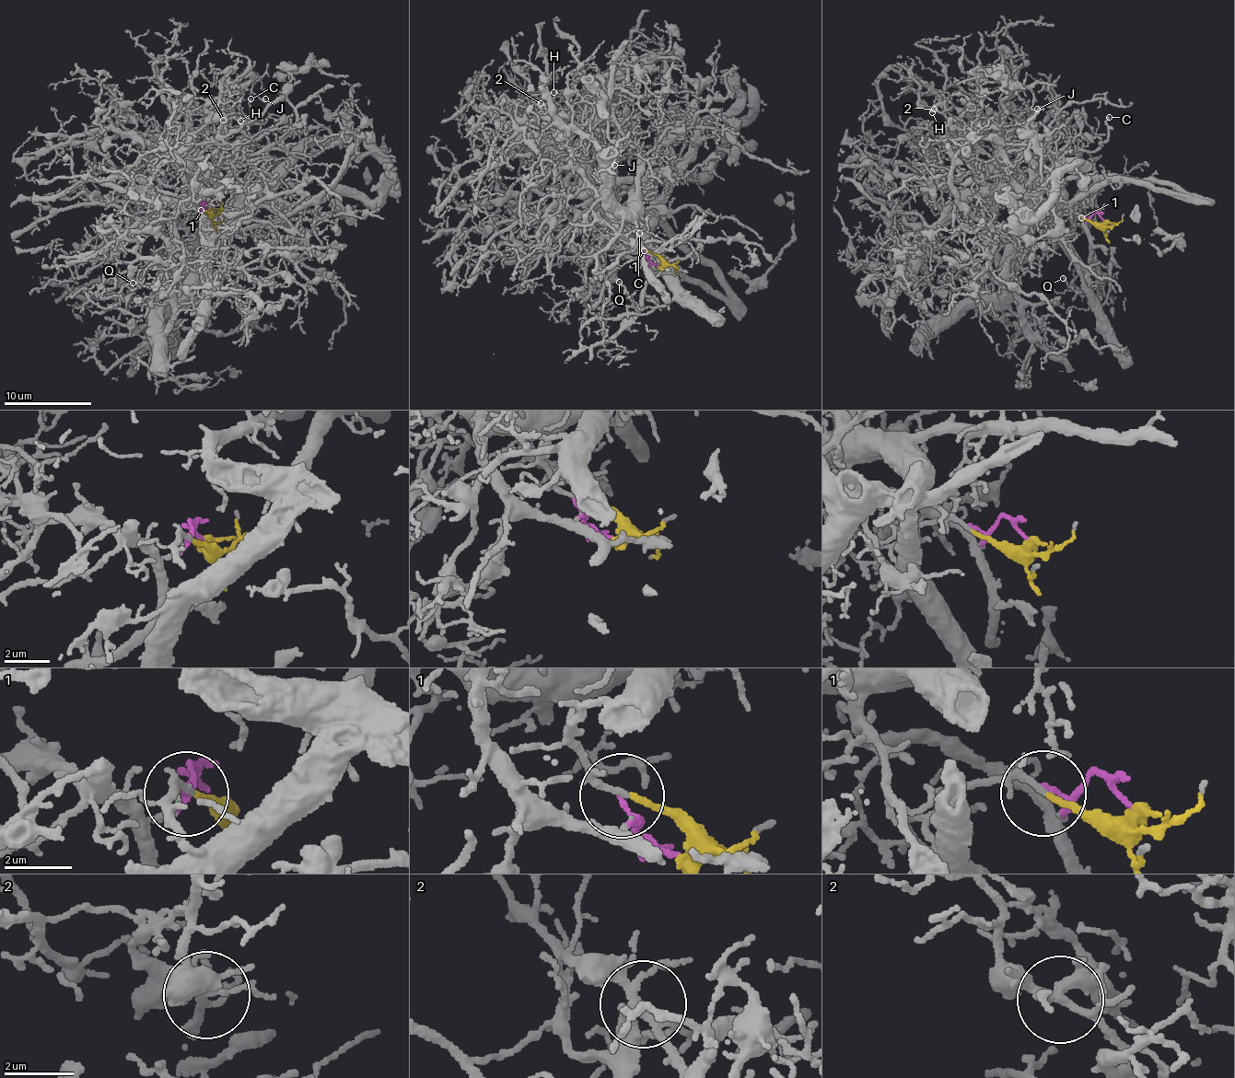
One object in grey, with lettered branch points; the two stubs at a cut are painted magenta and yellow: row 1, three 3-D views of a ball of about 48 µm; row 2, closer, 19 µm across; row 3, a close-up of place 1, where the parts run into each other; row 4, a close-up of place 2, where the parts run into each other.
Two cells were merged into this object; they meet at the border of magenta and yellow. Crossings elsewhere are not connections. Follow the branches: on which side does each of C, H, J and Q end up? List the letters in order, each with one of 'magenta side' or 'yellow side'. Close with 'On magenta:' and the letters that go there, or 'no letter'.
C: yellow side
H: magenta side
J: magenta side
Q: magenta side
On magenta: H, J, Q

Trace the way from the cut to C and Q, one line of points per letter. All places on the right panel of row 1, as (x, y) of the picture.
C: (1105, 220), (1066, 214), (1053, 228), (1060, 222), (1055, 211), (1019, 192), (1080, 136), (1107, 142), (1109, 117)
Q: (1105, 220), (1096, 214), (1087, 223), (1089, 248), (1099, 280), (1076, 292), (1062, 277)

